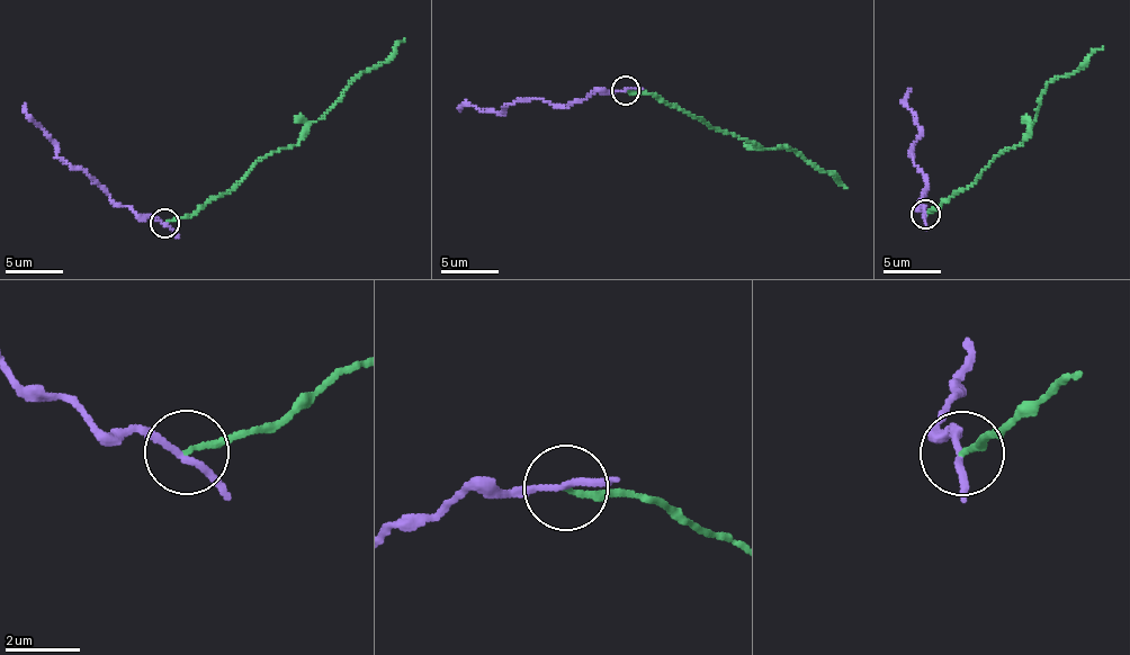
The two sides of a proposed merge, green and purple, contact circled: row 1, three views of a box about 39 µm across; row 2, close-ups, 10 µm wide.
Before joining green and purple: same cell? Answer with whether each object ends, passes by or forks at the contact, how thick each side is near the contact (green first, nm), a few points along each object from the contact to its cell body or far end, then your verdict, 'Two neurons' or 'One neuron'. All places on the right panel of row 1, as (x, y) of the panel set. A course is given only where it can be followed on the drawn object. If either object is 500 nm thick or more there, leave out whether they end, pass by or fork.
At the ring green ends. At the ring purple passes by. Thickness 130 nm (green) against 160 nm. Course of green: (925, 215), (976, 180), (994, 158), (1019, 145), (1032, 126), (1047, 84), (1079, 69), (1103, 46). Course of purple: (925, 215), (920, 208), (925, 187), (909, 156), (920, 133), (906, 100), (911, 89). Two neurons

